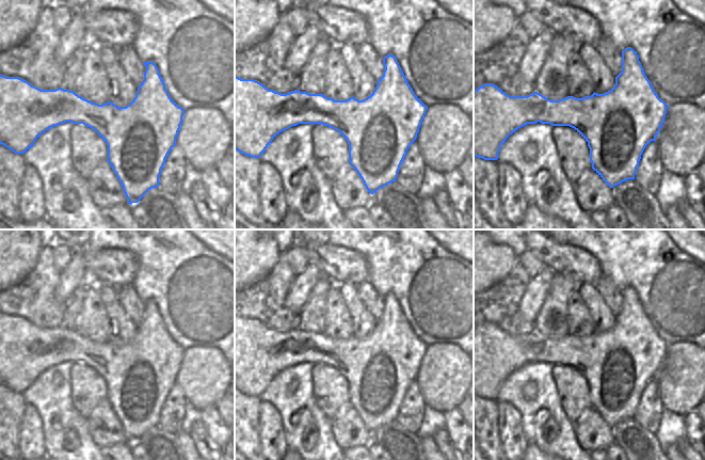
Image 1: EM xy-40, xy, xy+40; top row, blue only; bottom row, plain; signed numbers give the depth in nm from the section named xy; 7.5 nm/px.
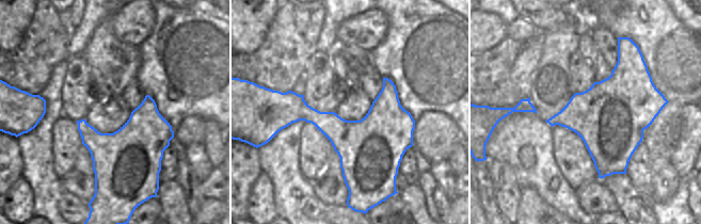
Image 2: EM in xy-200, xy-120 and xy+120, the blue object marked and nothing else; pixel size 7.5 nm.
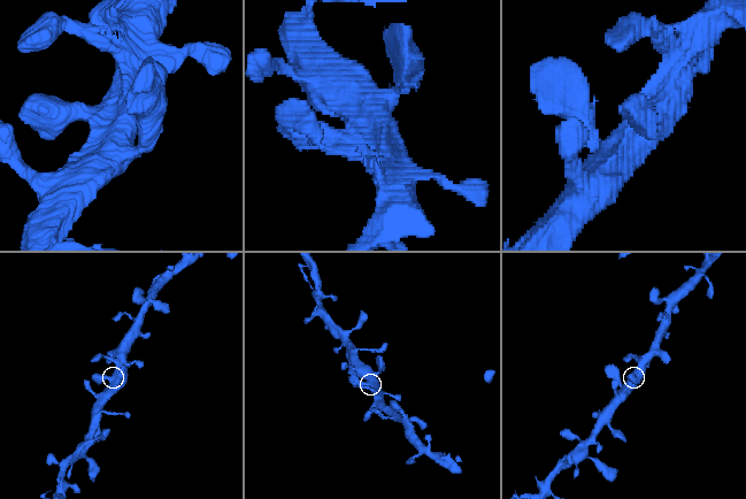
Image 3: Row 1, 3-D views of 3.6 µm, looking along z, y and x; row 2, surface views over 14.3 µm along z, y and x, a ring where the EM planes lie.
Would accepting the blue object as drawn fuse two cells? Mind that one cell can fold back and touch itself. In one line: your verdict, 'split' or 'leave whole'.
leave whole

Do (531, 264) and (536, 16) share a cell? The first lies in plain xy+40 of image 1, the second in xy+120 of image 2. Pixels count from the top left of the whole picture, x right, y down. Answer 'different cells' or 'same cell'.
different cells

